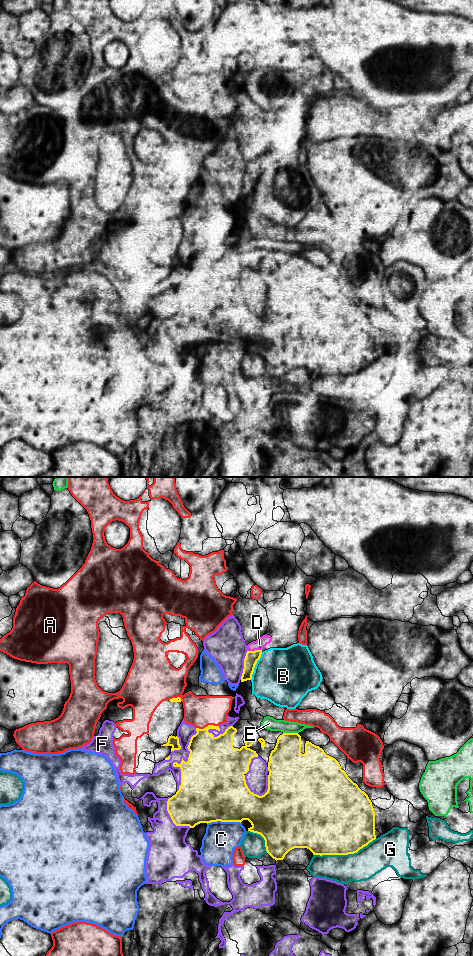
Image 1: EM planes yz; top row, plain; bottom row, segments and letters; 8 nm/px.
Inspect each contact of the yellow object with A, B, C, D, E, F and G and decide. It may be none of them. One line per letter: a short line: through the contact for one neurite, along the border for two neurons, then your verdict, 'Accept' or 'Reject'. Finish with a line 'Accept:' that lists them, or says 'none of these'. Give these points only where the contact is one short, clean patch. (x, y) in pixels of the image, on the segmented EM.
A: Reject
B: Reject
C: Reject
D: Accept
E: Reject
F: Reject
G: Reject
Accept: D

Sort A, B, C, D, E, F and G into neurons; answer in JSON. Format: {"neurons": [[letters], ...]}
{"neurons": [["A"], ["B"], ["C"], ["D"], ["E"], ["F"], ["G"]]}

